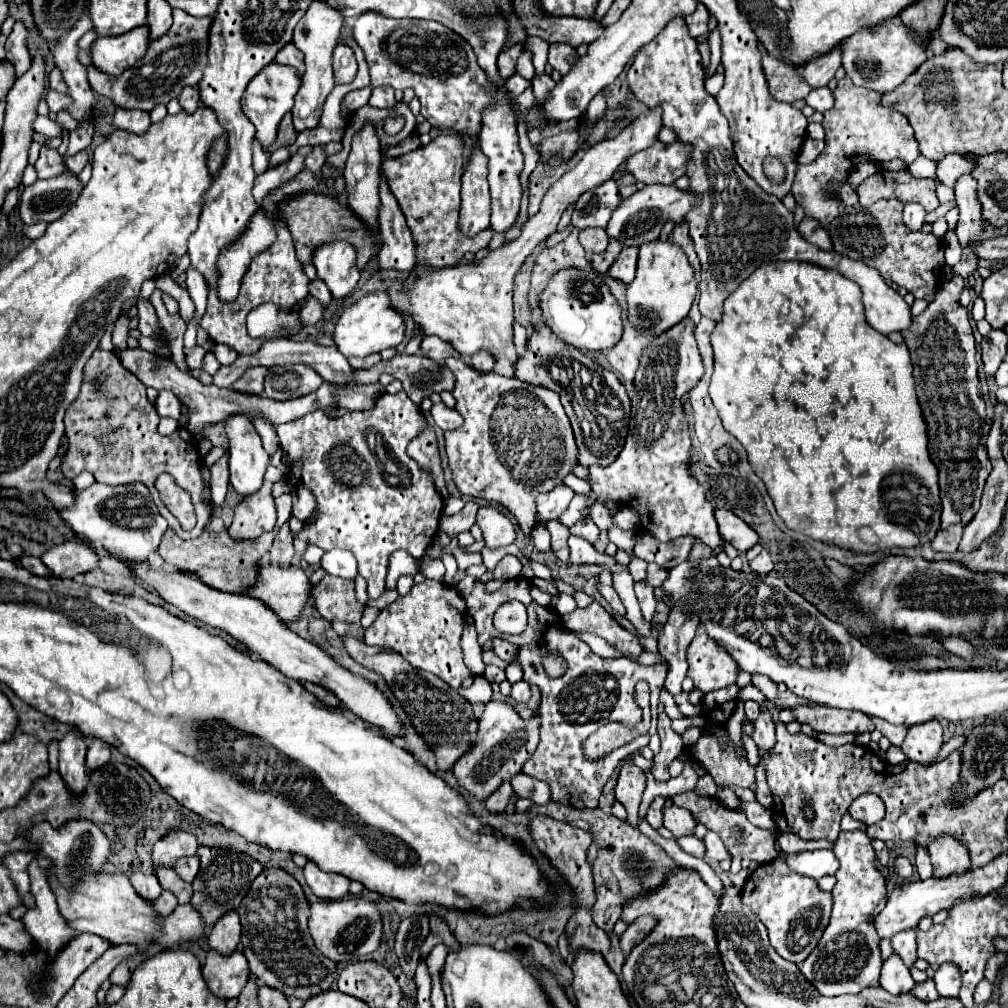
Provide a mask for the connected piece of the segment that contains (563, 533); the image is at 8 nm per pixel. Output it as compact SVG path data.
M547 521L547 529L551 533L551 549L553 553L567 563L569 561L569 547L567 547L567 539L569 539L569 527L563 525L561 521Z

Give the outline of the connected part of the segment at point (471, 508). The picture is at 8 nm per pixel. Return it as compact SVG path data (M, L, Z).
M469 501L469 503L465 503L465 507L459 513L449 515L449 517L445 515L441 519L441 531L445 531L451 537L457 537L461 531L469 531L471 525L475 523L477 509L479 509L479 505L475 501Z

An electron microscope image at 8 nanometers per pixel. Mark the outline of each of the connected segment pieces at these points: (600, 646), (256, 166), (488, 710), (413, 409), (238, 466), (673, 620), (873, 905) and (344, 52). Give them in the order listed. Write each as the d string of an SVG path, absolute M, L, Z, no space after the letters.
M577 633L577 637L583 639L591 647L591 651L595 655L599 655L599 657L619 657L601 637L595 637L595 635L579 635L579 633Z
M254 139L253 141L252 150L253 150L253 169L255 171L256 176L259 176L268 169L267 154L263 151L257 139Z
M493 699L487 701L483 705L483 715L479 719L479 733L473 749L465 757L461 757L453 767L453 777L459 781L459 785L479 801L485 801L491 793L499 789L503 781L511 781L517 773L521 773L521 765L537 749L539 717L527 723L510 723L509 711L507 703Z
M399 391L395 395L383 393L377 405L367 411L351 411L339 419L329 419L323 411L313 411L297 421L277 427L281 447L289 459L289 465L301 467L301 485L305 485L317 499L317 517L309 517L299 533L293 533L293 547L297 555L303 555L309 545L317 545L325 551L347 549L357 557L359 575L367 581L369 599L377 599L385 593L385 575L389 567L391 553L405 549L413 557L421 559L421 573L427 579L441 579L445 567L441 561L431 561L427 557L427 547L437 533L441 519L443 497L437 493L433 479L425 469L417 467L407 455L407 445L413 437L425 429L427 419L409 397Z
M243 413L225 421L225 435L229 439L231 485L241 497L247 497L261 487L269 455L261 445L259 433L253 429L253 421Z
M673 607L665 627L659 631L659 653L669 663L669 673L665 679L665 689L677 697L683 693L681 683L687 675L687 647L697 631L697 619L689 619L679 607Z
M841 831L835 847L835 857L841 867L837 869L837 885L833 887L833 913L831 921L817 943L817 949L801 963L801 973L821 995L835 997L843 993L861 993L865 987L879 985L879 971L883 959L879 955L879 937L873 919L885 907L885 877L873 865L873 845L863 831Z
M339 43L333 49L333 71L335 71L335 83L351 83L355 79L357 61L349 45Z

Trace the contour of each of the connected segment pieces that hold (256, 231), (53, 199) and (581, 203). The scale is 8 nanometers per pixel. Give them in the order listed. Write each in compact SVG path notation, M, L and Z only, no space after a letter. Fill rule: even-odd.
M261 207L263 213L257 213L253 216L245 233L235 243L232 243L219 255L217 267L221 273L219 285L217 285L217 293L221 301L233 301L239 293L239 283L241 277L245 273L245 269L249 267L249 261L253 255L257 255L259 251L263 251L261 247L269 247L271 241L275 239L273 227L269 223L267 217L267 209Z
M65 169L61 177L39 179L35 185L23 189L19 201L21 219L31 225L39 221L55 221L59 219L83 191L81 179Z
M609 179L605 181L605 185L597 185L597 189L591 189L589 193L583 193L579 197L579 201L575 203L571 223L577 229L605 227L617 205L621 205L619 185L613 179Z

